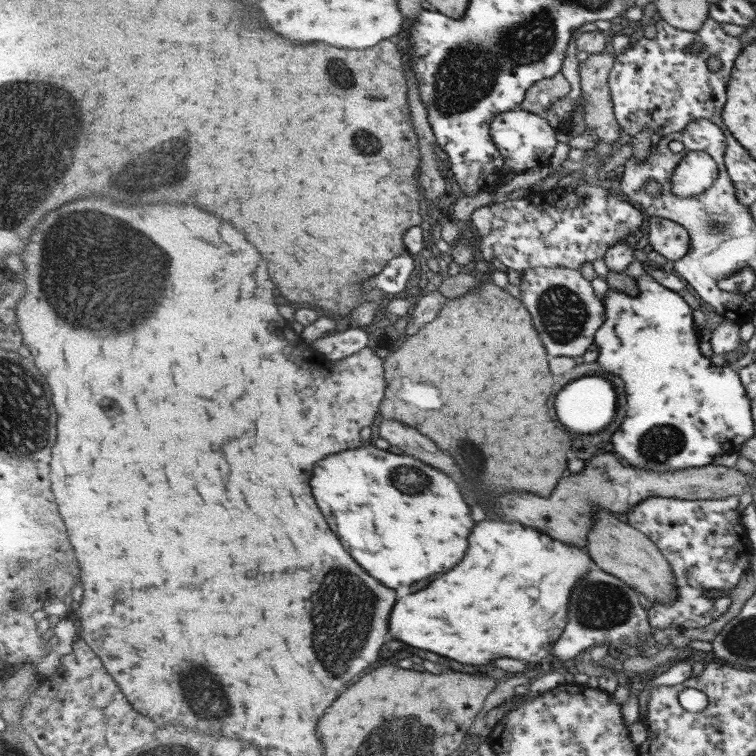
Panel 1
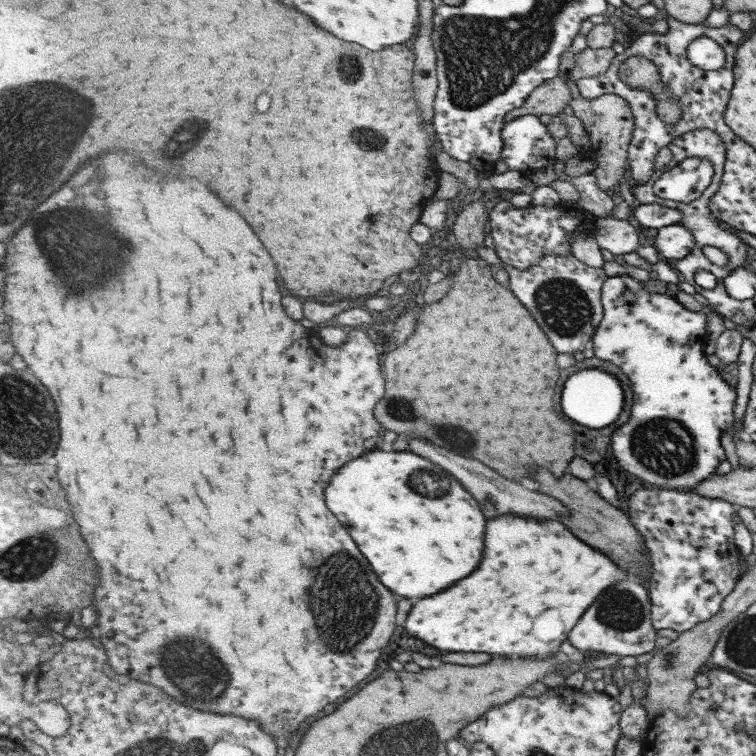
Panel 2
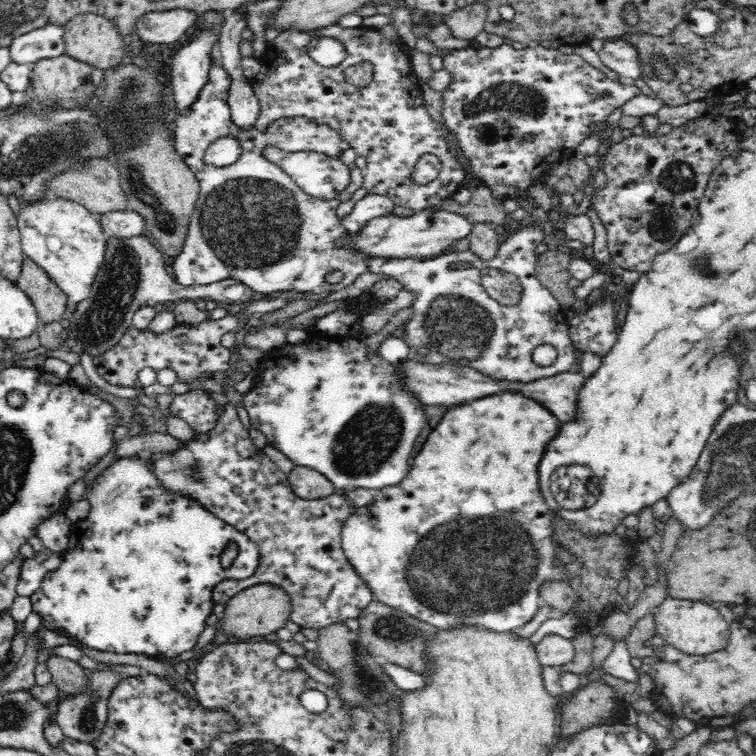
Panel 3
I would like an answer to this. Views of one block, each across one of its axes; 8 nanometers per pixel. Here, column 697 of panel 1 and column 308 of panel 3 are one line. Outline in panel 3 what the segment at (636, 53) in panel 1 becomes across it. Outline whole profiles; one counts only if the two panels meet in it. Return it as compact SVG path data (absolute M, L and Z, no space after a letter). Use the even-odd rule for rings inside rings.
M336 23L312 30L283 31L268 42L260 59L263 68L251 82L261 108L255 127L266 132L270 123L284 117L304 116L316 120L336 131L354 147L357 155L365 158L362 187L368 194L388 197L395 206L416 212L442 206L442 202L463 185L465 172L425 107L408 51L406 46L388 43L376 29L364 26L344 28ZM313 37L340 41L346 49L344 60L338 66L320 66L307 53L307 44ZM363 61L373 65L374 80L363 88L347 83L344 70ZM424 155L436 155L442 164L441 170L432 182L416 185L410 179L410 172Z

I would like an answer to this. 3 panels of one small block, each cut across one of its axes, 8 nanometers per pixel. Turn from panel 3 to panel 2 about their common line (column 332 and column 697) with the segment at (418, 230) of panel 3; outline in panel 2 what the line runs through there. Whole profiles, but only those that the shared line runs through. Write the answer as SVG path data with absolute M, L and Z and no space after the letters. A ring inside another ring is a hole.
M683 224L664 226L653 232L653 235L654 245L662 256L673 261L680 261L698 246L694 233Z

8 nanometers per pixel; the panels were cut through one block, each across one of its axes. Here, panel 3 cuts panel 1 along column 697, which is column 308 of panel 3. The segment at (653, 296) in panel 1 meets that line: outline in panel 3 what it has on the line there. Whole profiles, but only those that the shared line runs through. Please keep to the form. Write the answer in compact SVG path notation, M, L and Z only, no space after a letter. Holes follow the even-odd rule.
M368 288L368 292L360 292L360 296L352 296L352 300L348 300L348 304L344 304L344 310L337 309L331 314L326 314L306 329L308 335L306 342L282 346L282 350L278 350L278 354L274 354L276 358L268 360L264 374L255 374L255 376L258 376L258 386L254 386L249 392L242 394L241 402L250 415L251 428L260 430L266 436L266 444L280 450L296 466L313 468L320 472L330 480L336 490L341 488L381 489L398 484L408 474L408 458L410 458L414 442L416 442L416 438L418 438L418 434L420 434L420 430L424 428L424 422L426 422L426 416L424 416L424 410L422 410L424 404L419 402L418 396L415 396L414 392L410 392L407 383L404 383L403 363L394 365L380 353L376 356L368 356L368 340L366 340L368 336L362 330L360 319L371 312L380 312L380 308L388 308L388 304L392 304L392 296L376 296L376 292L372 292L372 288Z

